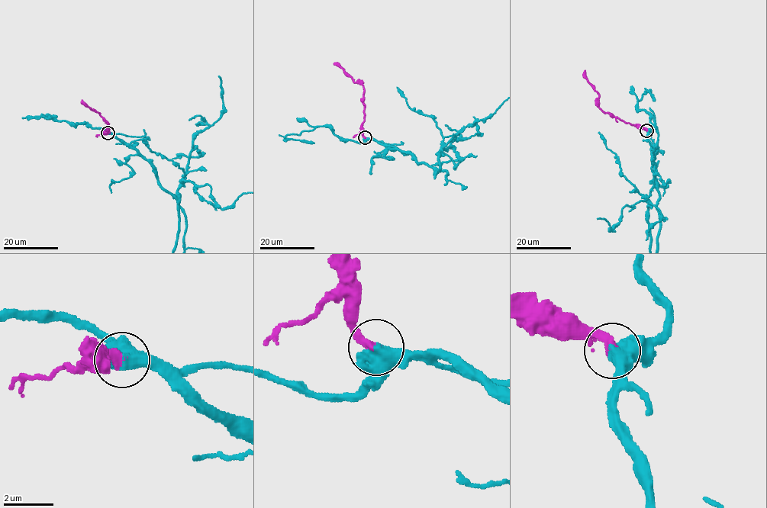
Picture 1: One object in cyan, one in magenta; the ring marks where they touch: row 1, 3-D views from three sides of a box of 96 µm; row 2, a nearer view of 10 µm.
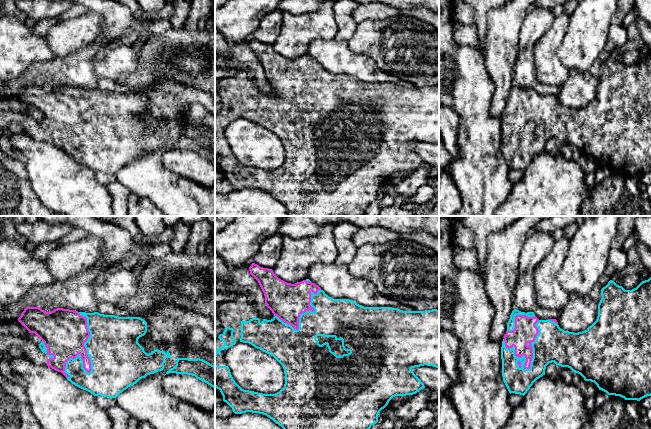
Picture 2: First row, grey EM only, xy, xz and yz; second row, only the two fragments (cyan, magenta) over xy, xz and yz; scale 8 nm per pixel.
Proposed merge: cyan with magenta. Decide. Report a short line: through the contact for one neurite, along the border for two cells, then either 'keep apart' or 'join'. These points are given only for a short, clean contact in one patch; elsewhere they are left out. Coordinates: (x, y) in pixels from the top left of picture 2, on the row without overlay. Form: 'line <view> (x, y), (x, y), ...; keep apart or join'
join

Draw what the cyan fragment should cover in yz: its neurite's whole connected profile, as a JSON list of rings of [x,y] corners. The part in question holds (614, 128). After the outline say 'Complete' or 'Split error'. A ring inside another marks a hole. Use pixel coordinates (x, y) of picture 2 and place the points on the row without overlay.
[[[651,53],[632,66],[625,66],[610,56],[601,65],[601,71],[596,97],[578,109],[564,107],[556,95],[539,96],[534,88],[512,87],[501,123],[502,153],[510,170],[524,172],[533,159],[545,151],[546,142],[554,138],[580,150],[585,157],[594,158],[608,171],[637,177],[651,172]]]. Split error

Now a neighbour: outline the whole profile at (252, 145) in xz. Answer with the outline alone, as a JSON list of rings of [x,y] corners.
[[[239,118],[231,122],[225,135],[233,155],[244,166],[275,170],[284,163],[282,141],[249,119]]]

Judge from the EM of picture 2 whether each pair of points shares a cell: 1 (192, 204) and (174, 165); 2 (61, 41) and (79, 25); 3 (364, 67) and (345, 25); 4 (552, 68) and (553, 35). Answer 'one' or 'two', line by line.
1: two
2: one
3: two
4: one

